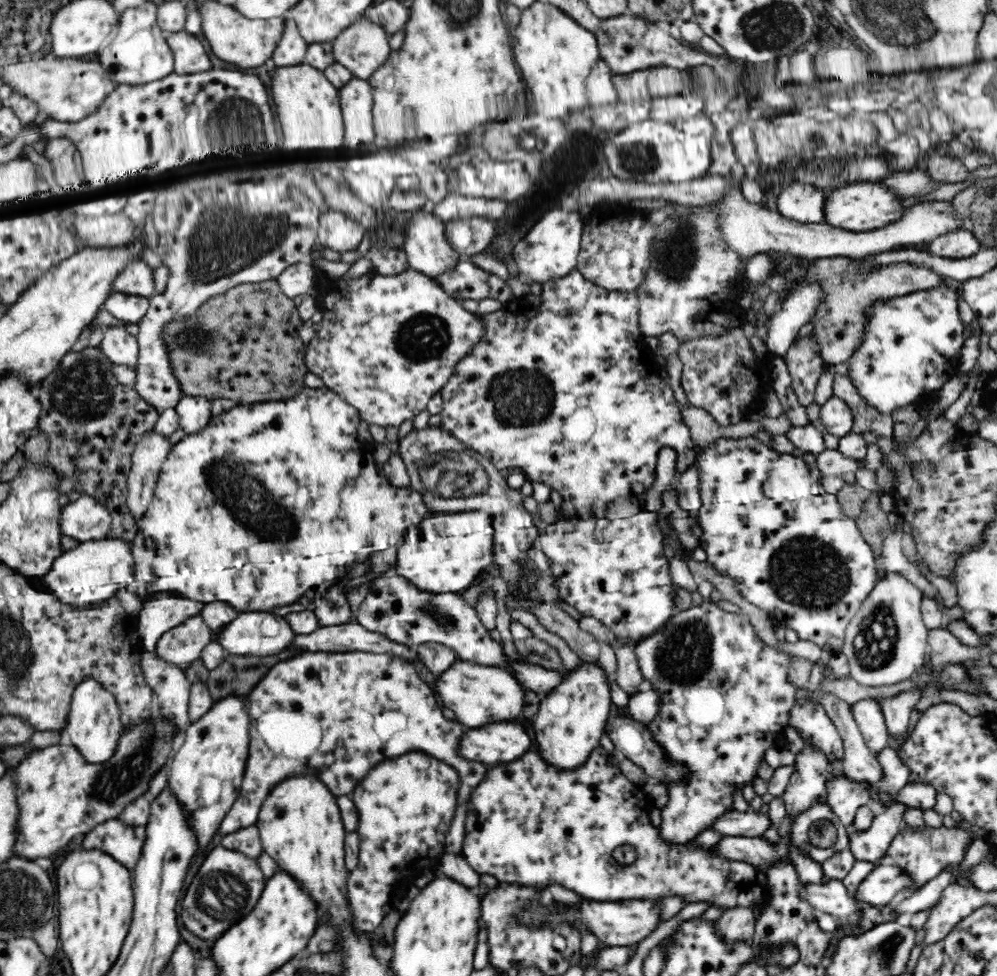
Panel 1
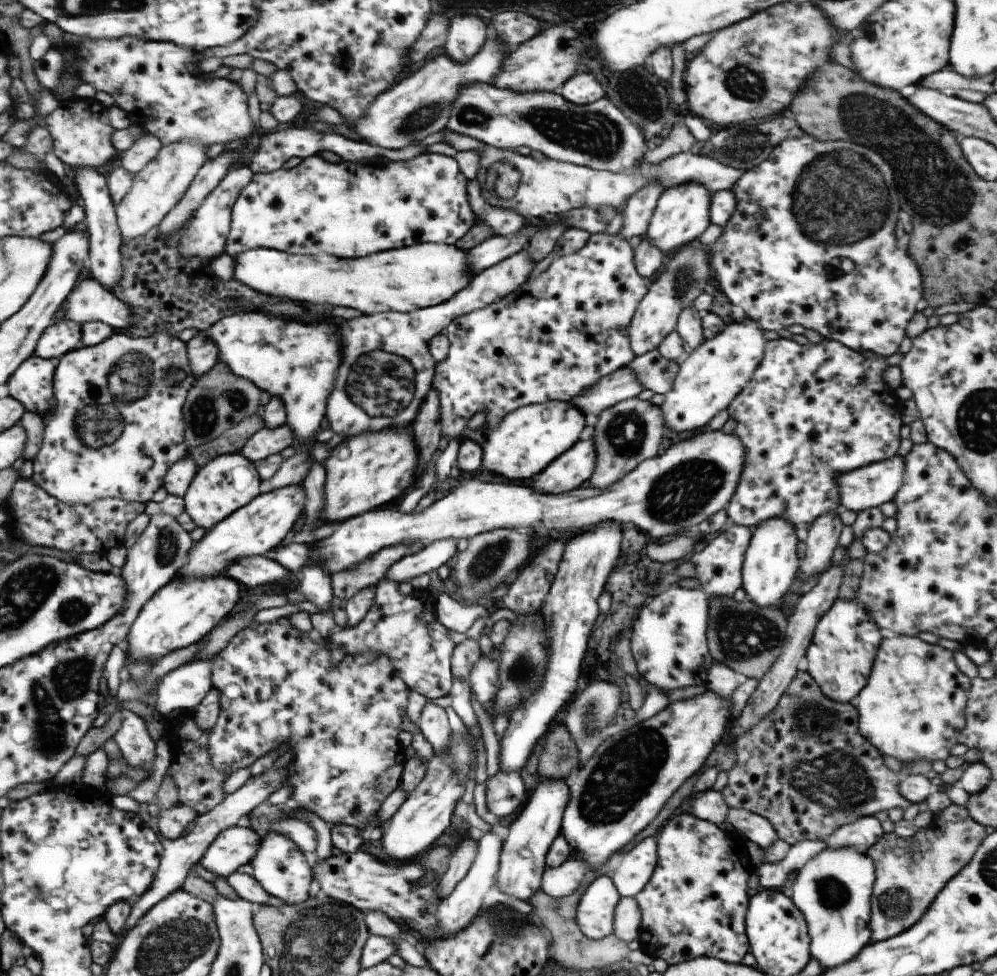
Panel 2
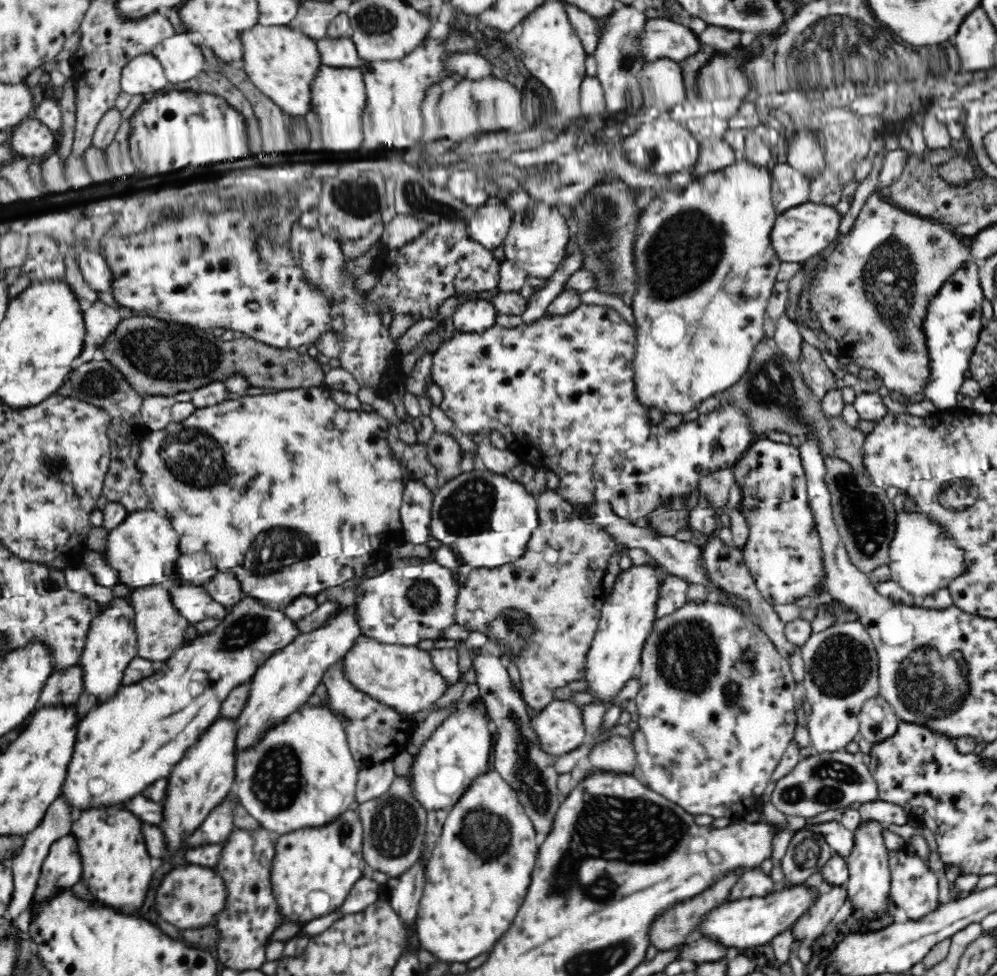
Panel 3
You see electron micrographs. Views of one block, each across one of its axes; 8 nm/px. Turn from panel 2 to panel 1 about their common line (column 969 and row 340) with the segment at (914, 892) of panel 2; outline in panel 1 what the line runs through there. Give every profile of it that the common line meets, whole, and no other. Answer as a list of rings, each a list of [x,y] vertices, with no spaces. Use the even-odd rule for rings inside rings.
[[[838,256],[815,260],[814,265],[816,266],[815,276],[808,277],[807,274],[803,280],[816,279],[816,281],[820,281],[825,294],[827,294],[824,303],[810,321],[815,325],[812,335],[816,337],[816,341],[820,345],[820,353],[828,365],[848,362],[848,358],[852,356],[855,346],[861,339],[865,323],[864,309],[868,308],[872,302],[884,300],[884,298],[888,300],[888,298],[906,296],[906,294],[912,294],[915,291],[938,289],[944,284],[953,285],[932,270],[908,264],[883,267],[875,272],[862,273],[858,260]]]

